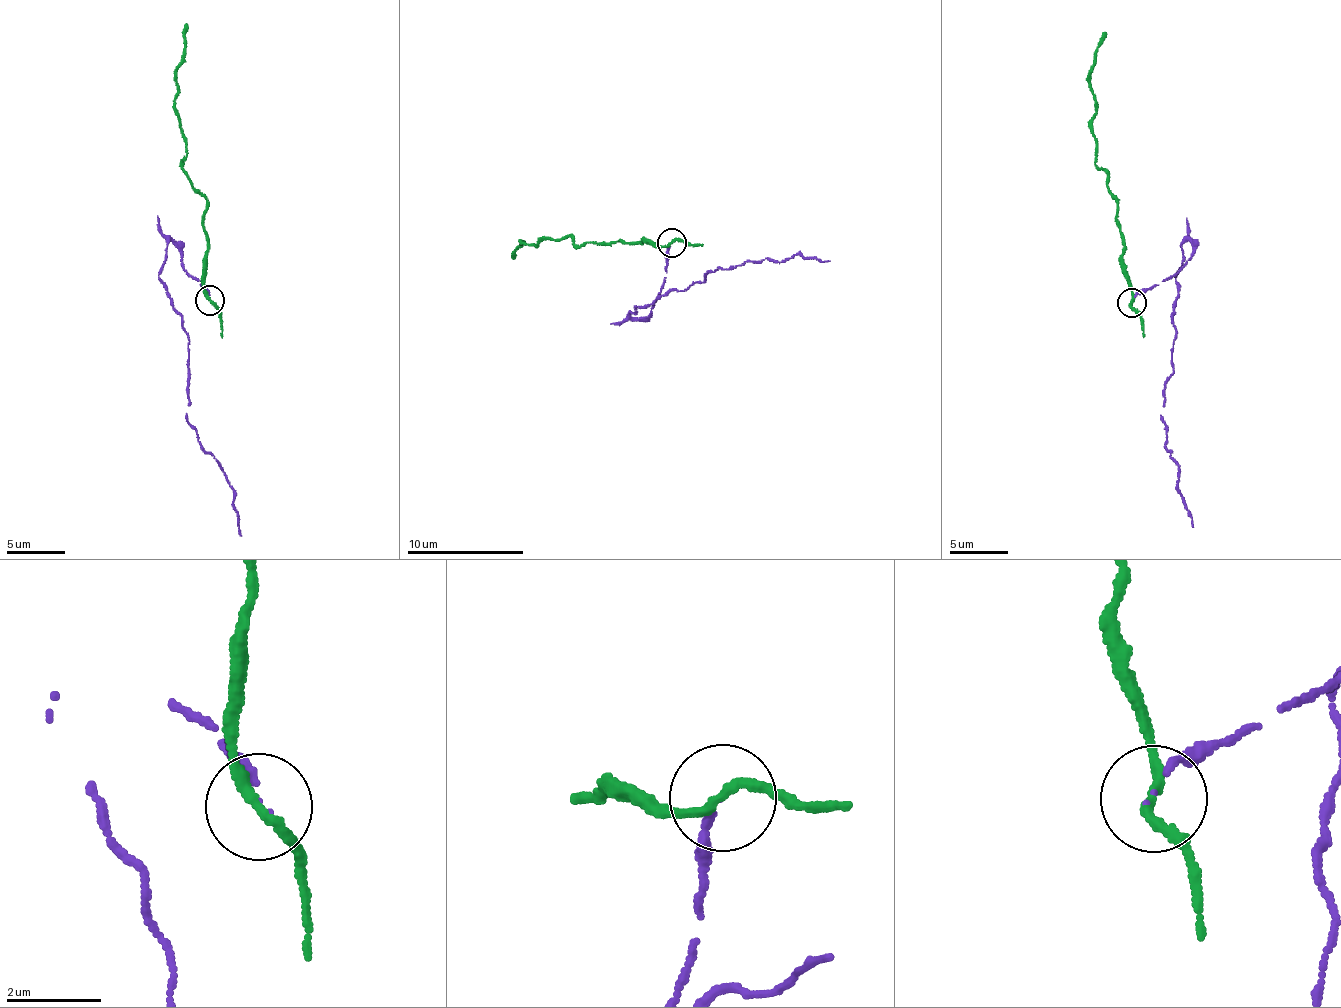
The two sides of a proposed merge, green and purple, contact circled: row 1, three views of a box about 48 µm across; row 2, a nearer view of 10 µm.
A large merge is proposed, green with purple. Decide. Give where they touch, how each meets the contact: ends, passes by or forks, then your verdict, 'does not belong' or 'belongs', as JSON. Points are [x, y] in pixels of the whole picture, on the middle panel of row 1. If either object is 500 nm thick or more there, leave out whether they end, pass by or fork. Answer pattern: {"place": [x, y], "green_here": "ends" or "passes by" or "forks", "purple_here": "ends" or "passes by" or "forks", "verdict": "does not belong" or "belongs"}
{"place": [671, 243], "green_here": "passes by", "purple_here": "ends", "verdict": "does not belong"}

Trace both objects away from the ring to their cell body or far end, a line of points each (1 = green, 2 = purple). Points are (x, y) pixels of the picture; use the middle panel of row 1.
1: (671, 243), (594, 242), (578, 247), (570, 233), (538, 243), (520, 242), (511, 252), (514, 259)
2: (671, 243), (655, 305), (646, 316), (631, 317), (638, 306), (703, 282), (720, 266), (793, 255), (830, 260)

